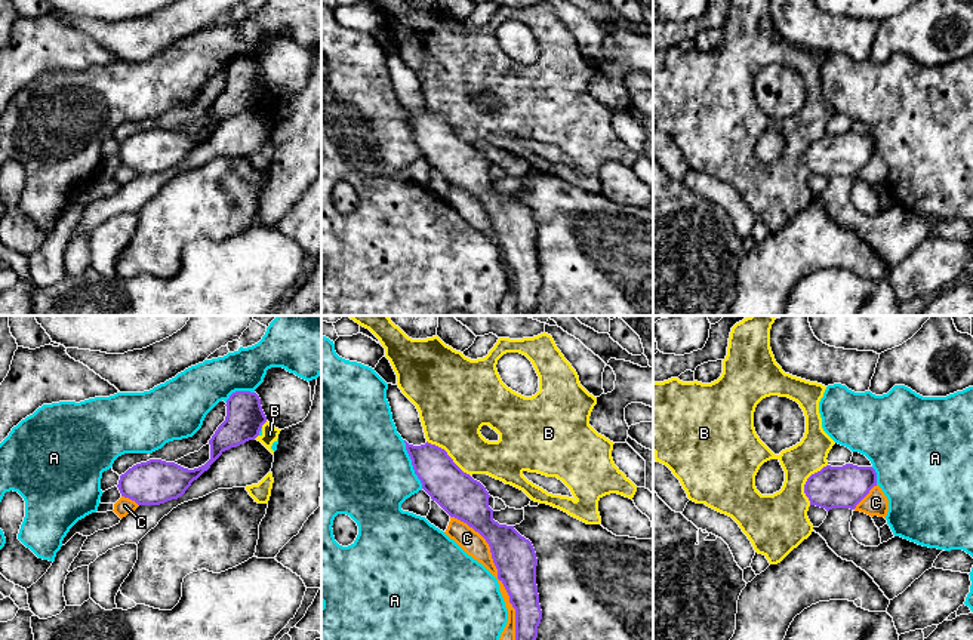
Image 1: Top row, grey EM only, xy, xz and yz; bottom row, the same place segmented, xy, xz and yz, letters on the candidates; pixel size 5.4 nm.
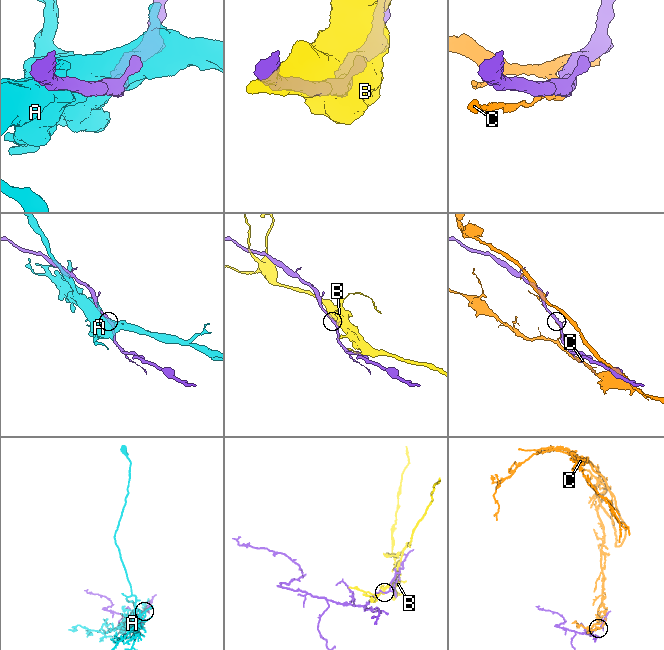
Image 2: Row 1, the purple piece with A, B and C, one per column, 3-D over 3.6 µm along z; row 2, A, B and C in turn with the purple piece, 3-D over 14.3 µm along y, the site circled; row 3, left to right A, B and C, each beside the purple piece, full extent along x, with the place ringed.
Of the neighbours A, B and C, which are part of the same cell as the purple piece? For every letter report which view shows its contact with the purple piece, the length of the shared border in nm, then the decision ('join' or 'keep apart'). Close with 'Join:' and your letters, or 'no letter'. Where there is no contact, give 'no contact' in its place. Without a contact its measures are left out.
A: contact in xz; length 280 nm; keep apart
B: contact in xz; length 300 nm; keep apart
C: contact in xz; length 750 nm; keep apart
Join: no letter

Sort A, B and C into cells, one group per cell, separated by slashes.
A / B / C

